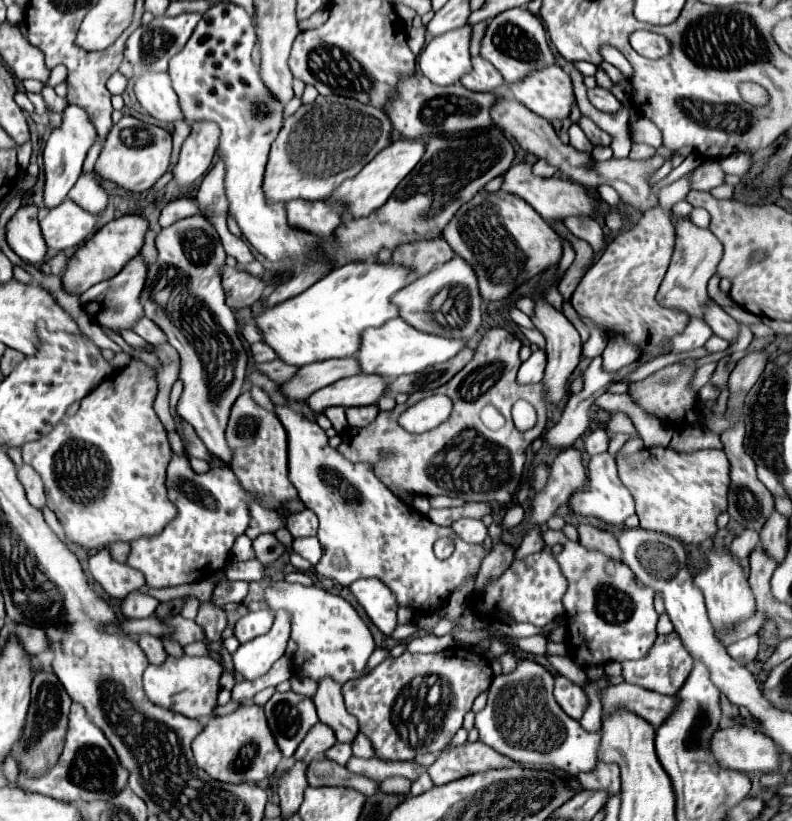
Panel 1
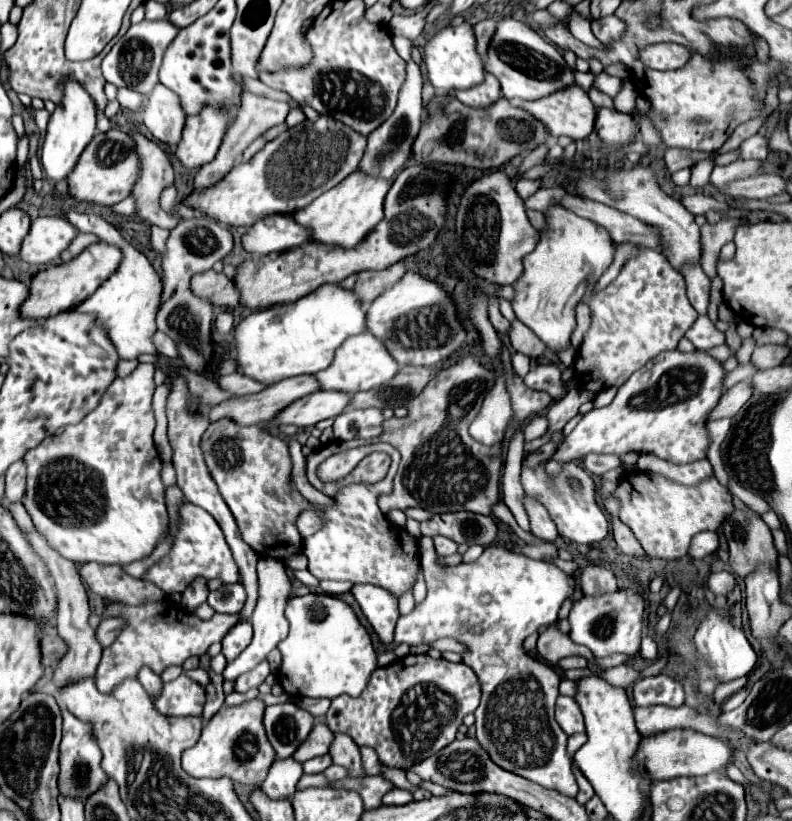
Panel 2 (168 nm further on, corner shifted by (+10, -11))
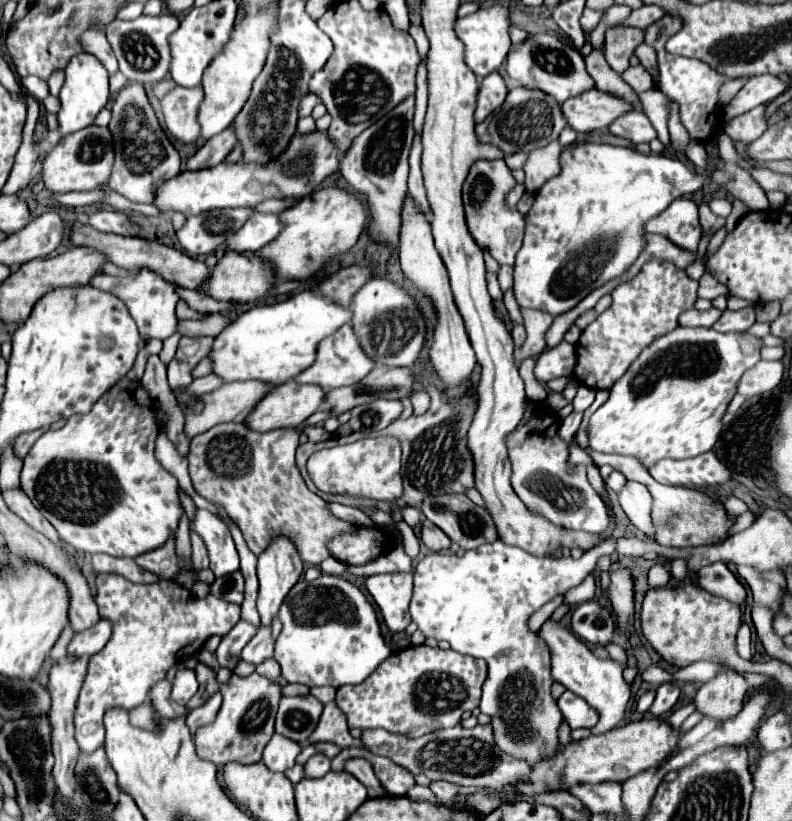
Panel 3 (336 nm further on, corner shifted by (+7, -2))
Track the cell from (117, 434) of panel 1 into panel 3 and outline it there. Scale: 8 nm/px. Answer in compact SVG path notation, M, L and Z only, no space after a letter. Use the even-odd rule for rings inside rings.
M121 379L113 385L87 413L73 415L65 427L45 431L25 457L21 471L21 487L41 511L41 515L57 529L61 541L75 551L107 553L113 557L137 557L161 547L179 525L183 515L179 503L177 479L155 459L155 439L159 425L153 401L139 381Z

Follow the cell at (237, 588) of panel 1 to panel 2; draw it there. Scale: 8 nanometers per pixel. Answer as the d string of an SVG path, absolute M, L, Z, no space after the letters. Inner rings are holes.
M224 584L220 590L210 592L208 604L222 614L240 614L246 602L246 590L242 584Z

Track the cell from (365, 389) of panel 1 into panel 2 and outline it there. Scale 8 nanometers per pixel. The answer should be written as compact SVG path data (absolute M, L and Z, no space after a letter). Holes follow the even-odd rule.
M320 390L320 392L314 392L314 394L310 394L310 396L304 396L302 400L296 400L296 404L292 406L288 406L288 408L284 408L280 414L278 414L278 418L274 418L274 420L270 420L266 426L262 426L262 428L268 428L268 426L280 426L280 424L294 424L294 426L314 426L316 422L320 422L320 420L326 420L326 418L336 418L336 416L340 416L344 410L346 410L346 406L350 404L350 394L346 394L346 392L338 392L338 390Z

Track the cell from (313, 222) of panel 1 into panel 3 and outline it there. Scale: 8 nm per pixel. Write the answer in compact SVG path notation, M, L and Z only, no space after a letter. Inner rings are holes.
M257 213L253 215L237 233L227 239L227 247L231 251L257 251L281 231L281 221L273 213Z

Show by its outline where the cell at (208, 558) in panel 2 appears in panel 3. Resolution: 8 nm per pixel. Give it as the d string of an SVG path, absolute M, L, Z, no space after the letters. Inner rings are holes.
M199 509L191 527L203 537L207 545L211 571L215 573L215 577L221 577L239 569L239 555L237 555L233 537L229 529L225 527L225 523L219 521L219 517L215 517L209 511Z

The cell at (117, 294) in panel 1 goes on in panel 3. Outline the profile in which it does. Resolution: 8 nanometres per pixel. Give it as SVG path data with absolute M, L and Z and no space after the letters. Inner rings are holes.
M141 269L137 277L109 277L109 275L99 275L97 279L91 279L93 287L99 287L103 291L115 293L121 297L131 311L131 317L135 319L139 333L149 339L167 339L177 331L177 317L175 317L175 305L179 301L175 293L175 285L169 285L165 279L159 279L159 275Z

